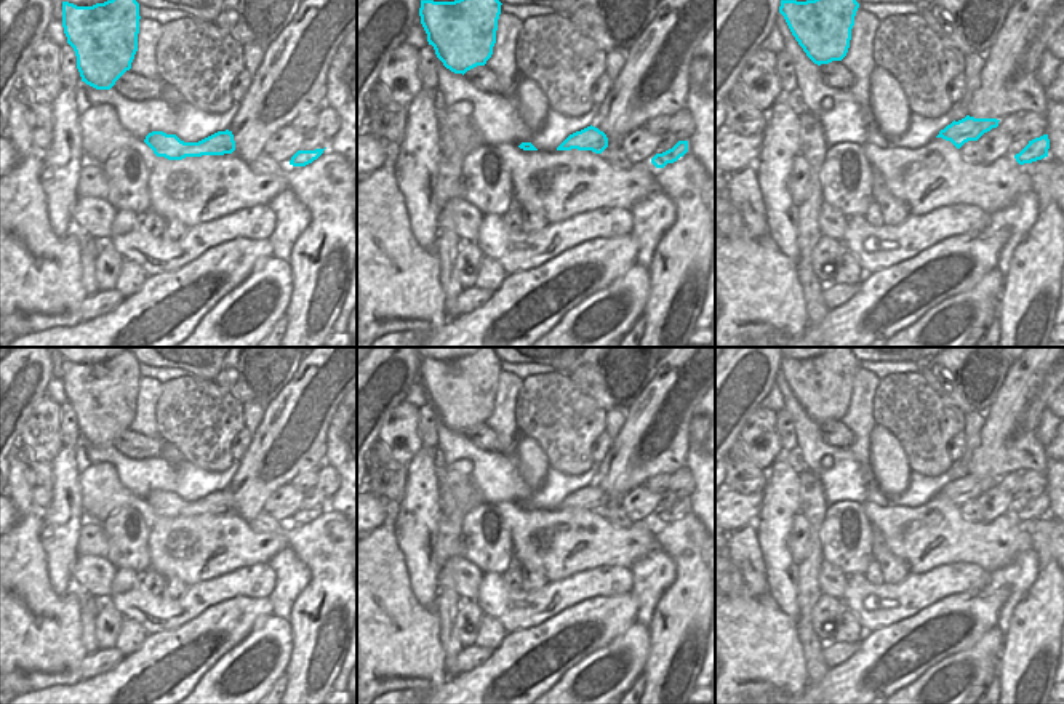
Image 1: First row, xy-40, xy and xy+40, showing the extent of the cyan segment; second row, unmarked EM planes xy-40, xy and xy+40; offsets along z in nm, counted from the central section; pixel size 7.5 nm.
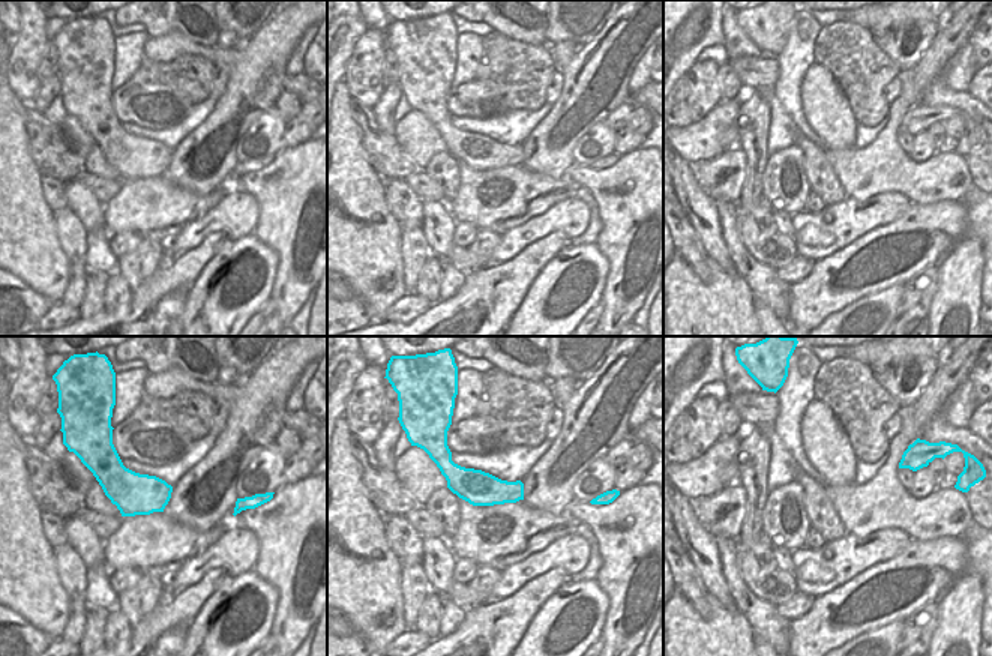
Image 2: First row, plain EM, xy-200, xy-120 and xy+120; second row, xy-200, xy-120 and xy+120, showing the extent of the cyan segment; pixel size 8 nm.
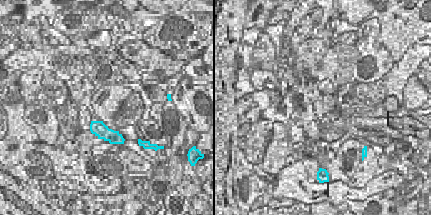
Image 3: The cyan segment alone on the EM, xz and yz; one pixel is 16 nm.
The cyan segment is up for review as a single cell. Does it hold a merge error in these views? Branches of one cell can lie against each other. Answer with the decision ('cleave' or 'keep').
keep

